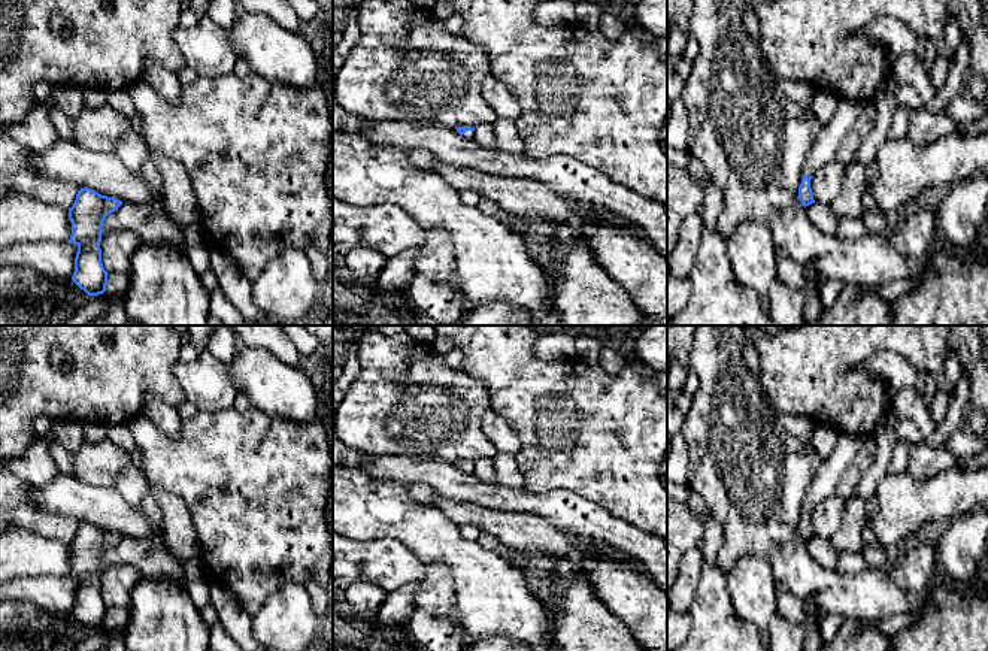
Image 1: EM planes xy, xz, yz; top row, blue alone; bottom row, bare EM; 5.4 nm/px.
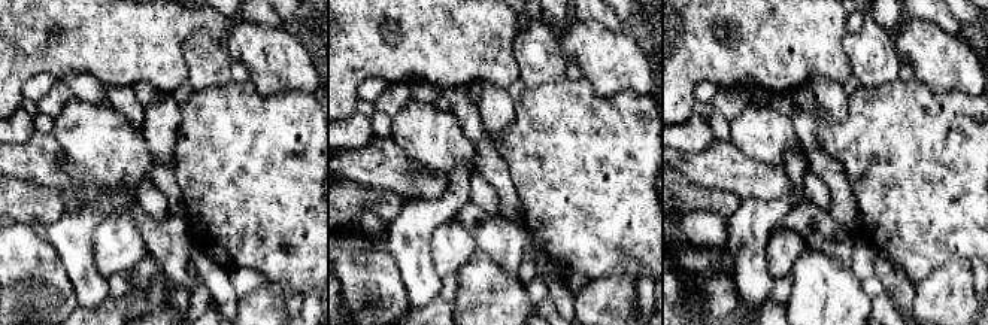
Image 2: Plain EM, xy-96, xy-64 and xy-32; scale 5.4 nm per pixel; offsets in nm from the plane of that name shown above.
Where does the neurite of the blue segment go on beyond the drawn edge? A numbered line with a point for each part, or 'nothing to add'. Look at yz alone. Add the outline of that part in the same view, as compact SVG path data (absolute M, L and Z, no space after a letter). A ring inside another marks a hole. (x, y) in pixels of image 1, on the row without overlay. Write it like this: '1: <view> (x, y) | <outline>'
1: yz (830, 471) | M842 432L830 457L824 458L810 484L804 509L813 508L834 494L843 472L854 461L864 442L864 436L855 432Z

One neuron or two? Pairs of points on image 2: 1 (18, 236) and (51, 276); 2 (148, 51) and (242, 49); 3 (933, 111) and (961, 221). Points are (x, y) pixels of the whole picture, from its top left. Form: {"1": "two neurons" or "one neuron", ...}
{"1": "one neuron", "2": "two neurons", "3": "one neuron"}

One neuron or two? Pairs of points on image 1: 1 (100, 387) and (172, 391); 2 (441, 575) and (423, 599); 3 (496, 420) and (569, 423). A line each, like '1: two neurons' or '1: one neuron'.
1: one neuron
2: one neuron
3: two neurons

